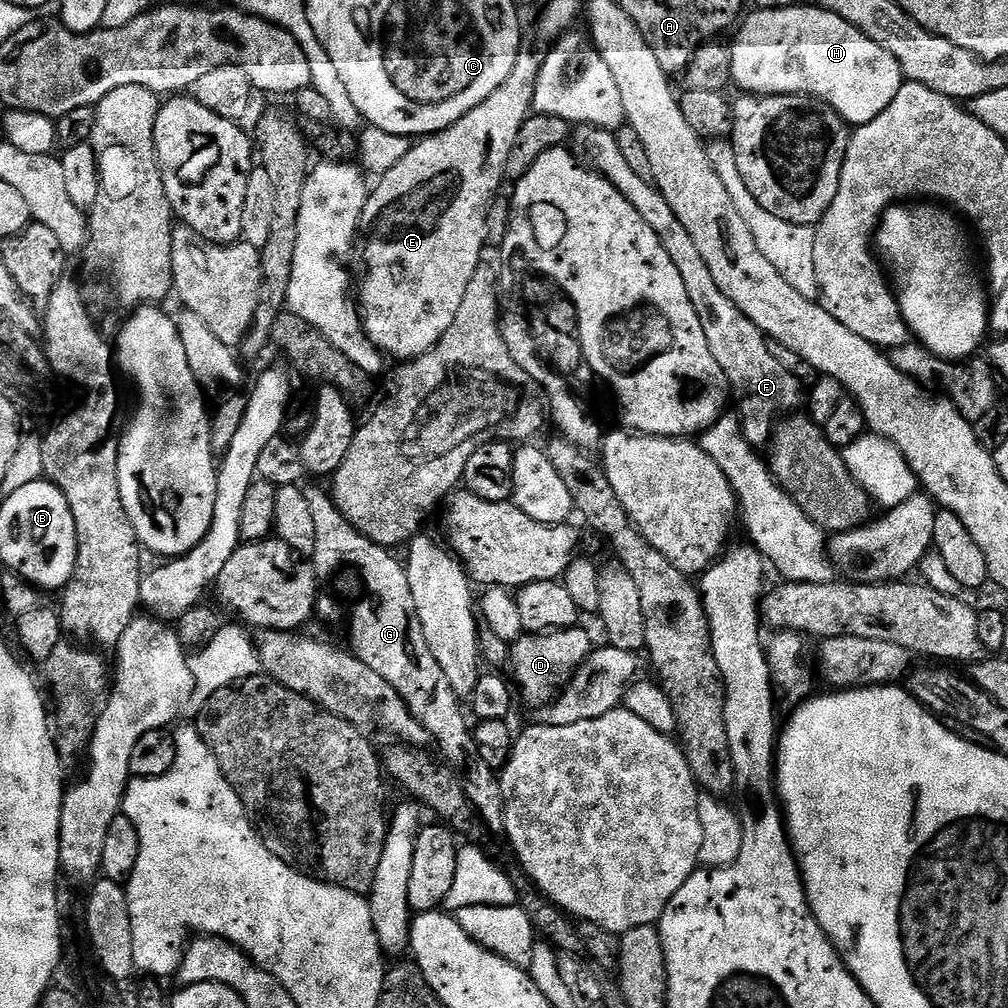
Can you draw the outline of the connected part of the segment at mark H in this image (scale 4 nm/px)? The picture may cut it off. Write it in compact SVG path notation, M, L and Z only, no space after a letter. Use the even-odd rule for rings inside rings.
M819 6L813 8L761 8L753 11L753 16L745 15L739 25L740 33L736 41L731 41L732 84L740 87L744 94L757 96L812 96L829 104L837 112L845 124L859 126L878 118L890 102L894 102L894 94L906 82L904 72L898 66L894 54L890 50L882 50L878 42L866 38L862 30L850 26L846 18L834 14Z

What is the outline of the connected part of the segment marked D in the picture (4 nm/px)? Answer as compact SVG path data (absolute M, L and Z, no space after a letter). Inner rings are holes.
M583 626L552 630L549 631L547 634L525 634L521 636L519 640L515 641L515 643L513 643L510 648L510 669L512 668L512 676L513 676L513 677L511 676L511 679L514 681L514 684L515 684L514 679L516 679L517 685L515 684L515 687L518 689L518 692L519 692L518 687L520 687L520 692L522 695L524 695L525 702L528 703L529 706L533 708L533 710L546 708L548 707L549 704L552 703L553 700L556 699L557 696L560 695L561 692L564 691L565 688L568 687L568 684L570 683L570 681L572 681L572 676L574 675L574 673L576 673L579 670L579 668L582 665L584 665L584 659L588 657L588 655L590 655L590 653L593 650L594 650L594 643L592 644L592 636L590 633L587 632L586 629L583 628Z

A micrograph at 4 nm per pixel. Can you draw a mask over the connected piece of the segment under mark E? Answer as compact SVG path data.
M528 46L521 47L510 78L506 78L506 82L502 82L502 86L498 86L498 90L494 90L494 94L490 94L490 98L486 98L486 102L474 106L474 110L470 110L462 118L458 118L458 122L454 122L446 130L436 132L433 136L417 139L413 143L410 154L406 154L406 158L402 158L402 162L398 162L398 166L394 166L394 170L379 177L375 181L376 188L374 184L374 187L369 191L368 201L364 207L364 213L360 215L359 223L359 227L364 228L365 240L364 281L361 284L359 281L358 284L358 307L360 319L364 321L364 332L370 338L373 346L380 349L385 357L393 356L396 362L414 360L417 356L426 354L442 338L442 334L446 334L446 330L450 330L450 322L454 322L454 314L458 314L458 306L462 306L462 297L466 295L466 286L470 286L471 269L481 263L483 256L480 255L483 254L484 248L486 249L484 235L486 234L488 207L492 205L492 199L501 191L500 183L505 183L506 158L510 158L510 150L514 146L514 138L518 138L518 130L522 130L522 122L530 115L538 74L543 64L542 52L536 48L528 48Z

